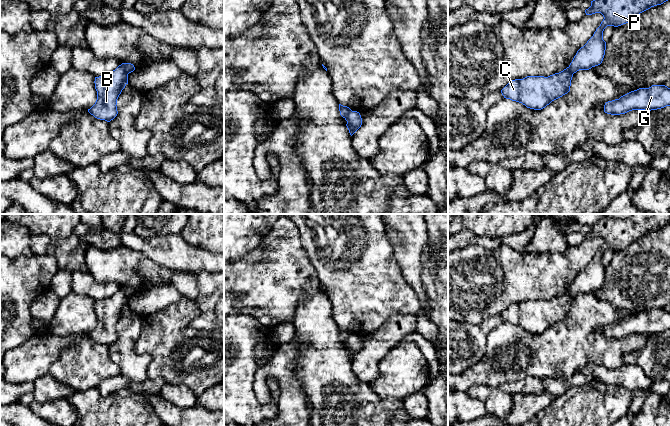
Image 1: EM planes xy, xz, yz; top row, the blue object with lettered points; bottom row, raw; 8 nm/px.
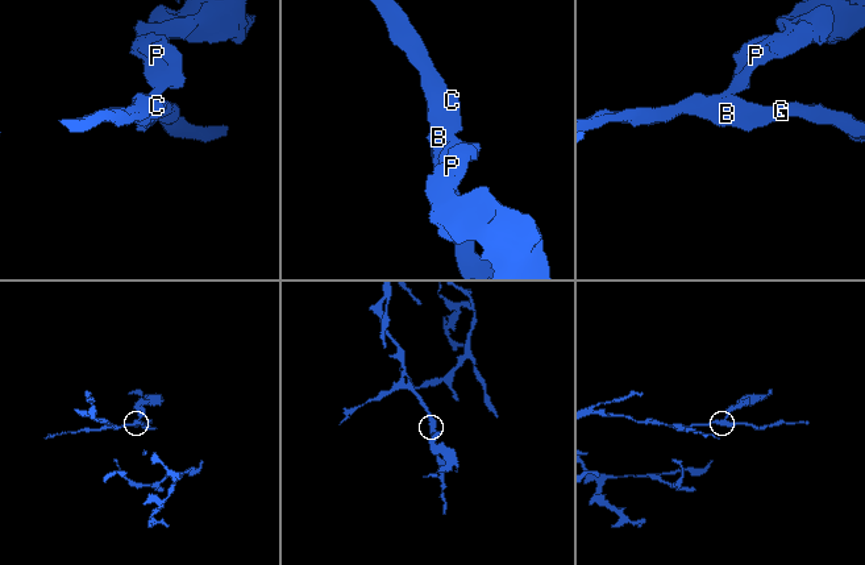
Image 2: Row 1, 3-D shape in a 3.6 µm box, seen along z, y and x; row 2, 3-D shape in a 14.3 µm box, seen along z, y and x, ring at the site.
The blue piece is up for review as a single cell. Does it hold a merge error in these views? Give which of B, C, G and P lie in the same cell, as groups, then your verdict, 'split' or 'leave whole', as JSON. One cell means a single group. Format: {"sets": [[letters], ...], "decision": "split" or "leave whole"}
{"sets": [["B", "C", "G"], ["P"]], "decision": "split"}

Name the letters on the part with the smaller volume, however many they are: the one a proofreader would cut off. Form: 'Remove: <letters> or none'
Remove: P

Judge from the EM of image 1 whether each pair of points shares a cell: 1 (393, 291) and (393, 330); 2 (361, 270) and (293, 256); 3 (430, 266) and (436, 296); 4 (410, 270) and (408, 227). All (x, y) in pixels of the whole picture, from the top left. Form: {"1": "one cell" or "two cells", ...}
{"1": "two cells", "2": "two cells", "3": "one cell", "4": "one cell"}

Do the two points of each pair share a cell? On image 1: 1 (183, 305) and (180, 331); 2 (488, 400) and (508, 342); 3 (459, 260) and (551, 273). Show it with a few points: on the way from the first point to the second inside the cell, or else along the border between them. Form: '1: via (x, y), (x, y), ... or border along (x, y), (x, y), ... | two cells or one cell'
1: via (183, 311), (180, 315), (180, 325) | one cell
2: border along (499, 387), (472, 385), (469, 388) | two cells
3: via (482, 273), (528, 273) | one cell

